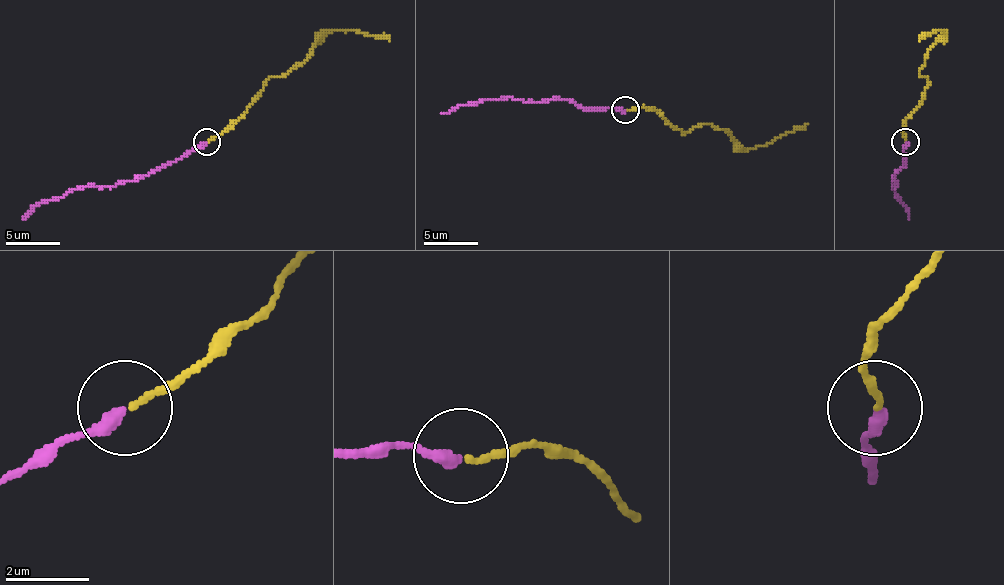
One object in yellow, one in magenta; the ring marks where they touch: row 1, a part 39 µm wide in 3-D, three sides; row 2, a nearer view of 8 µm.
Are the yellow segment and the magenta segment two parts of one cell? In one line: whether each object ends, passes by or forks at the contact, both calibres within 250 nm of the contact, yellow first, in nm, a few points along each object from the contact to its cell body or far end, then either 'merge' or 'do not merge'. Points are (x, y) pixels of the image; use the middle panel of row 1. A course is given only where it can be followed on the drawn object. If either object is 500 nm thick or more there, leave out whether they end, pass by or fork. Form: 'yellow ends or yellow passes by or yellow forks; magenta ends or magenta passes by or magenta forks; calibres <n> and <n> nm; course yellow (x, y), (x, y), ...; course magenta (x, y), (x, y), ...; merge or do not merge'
yellow ends; magenta ends; calibres 130 and 300 nm; course yellow (627, 110), (652, 107), (682, 132), (706, 124), (717, 127), (745, 148), (772, 143), (808, 124); course magenta (624, 110), (550, 99), (531, 102), (501, 96), (460, 105), (441, 113); do not merge

